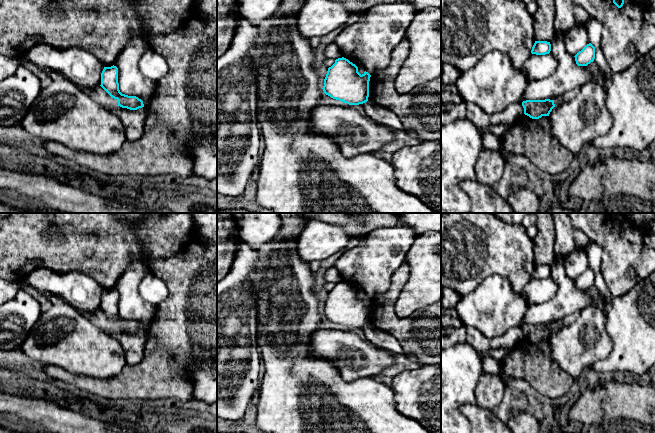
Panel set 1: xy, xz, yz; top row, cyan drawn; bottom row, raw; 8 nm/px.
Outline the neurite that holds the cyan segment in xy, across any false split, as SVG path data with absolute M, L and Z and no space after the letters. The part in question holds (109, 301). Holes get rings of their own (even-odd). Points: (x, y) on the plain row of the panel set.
M116 290L104 291L101 297L100 309L112 322L118 325L118 330L130 334L144 331L143 325L136 320L122 318L119 314L118 292Z

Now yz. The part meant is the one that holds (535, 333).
M526 324L522 326L524 338L532 343L539 343L542 340L549 340L555 331L554 324Z

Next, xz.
M342 281L328 292L323 315L333 323L349 329L359 329L368 325L371 299L358 296L358 291Z

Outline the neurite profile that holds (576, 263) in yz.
M584 249L575 250L567 255L563 261L566 275L573 280L589 268L589 259Z

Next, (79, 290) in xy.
M40 266L25 275L25 280L39 293L56 295L83 315L94 314L101 309L101 297L105 290L85 273L56 271Z

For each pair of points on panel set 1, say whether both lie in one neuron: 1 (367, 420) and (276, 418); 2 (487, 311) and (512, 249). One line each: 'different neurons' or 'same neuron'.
1: same neuron
2: different neurons

